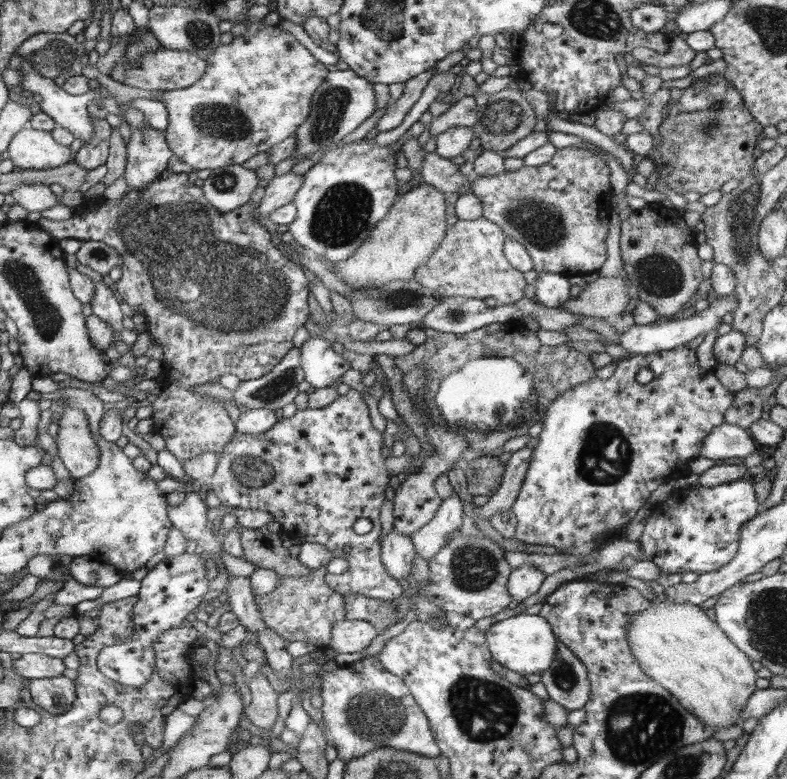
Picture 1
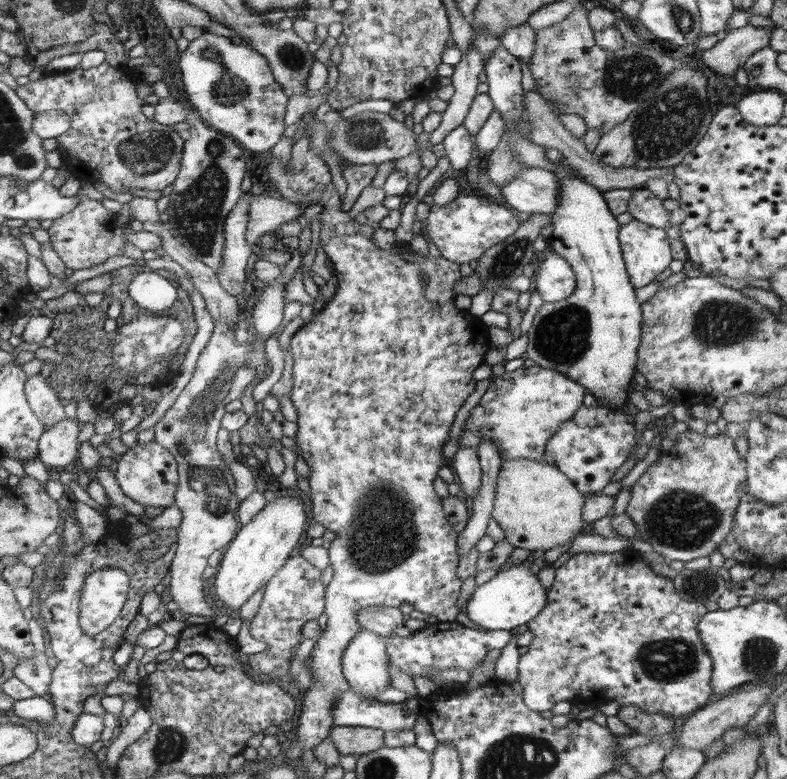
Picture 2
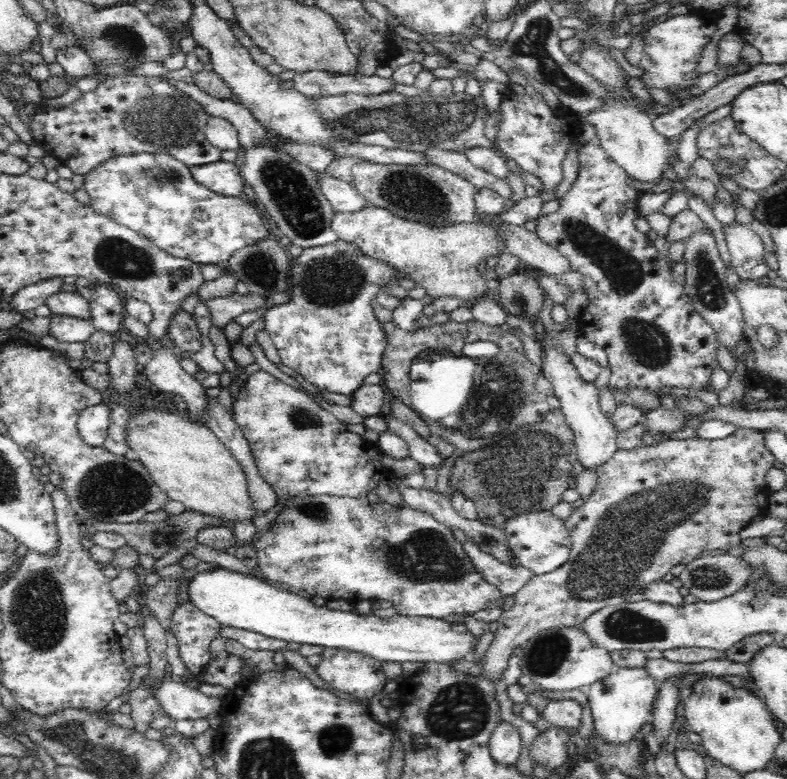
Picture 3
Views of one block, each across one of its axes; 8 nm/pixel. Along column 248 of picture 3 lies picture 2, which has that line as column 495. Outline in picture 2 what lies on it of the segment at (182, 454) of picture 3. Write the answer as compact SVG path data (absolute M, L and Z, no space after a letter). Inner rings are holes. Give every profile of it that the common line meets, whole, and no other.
M527 458L504 459L497 478L496 496L491 516L504 531L506 541L513 547L526 551L552 550L572 543L574 538L584 530L586 518L583 516L584 494L572 479L557 467L546 462L528 460Z

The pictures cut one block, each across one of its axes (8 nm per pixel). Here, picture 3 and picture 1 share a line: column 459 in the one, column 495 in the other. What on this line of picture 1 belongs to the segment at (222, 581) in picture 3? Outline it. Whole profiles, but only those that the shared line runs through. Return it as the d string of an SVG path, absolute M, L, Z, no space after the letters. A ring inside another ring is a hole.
M519 614L506 618L492 624L490 629L485 631L485 635L493 658L521 675L540 674L557 660L557 636L553 634L553 628L550 627L548 620L541 618L540 615Z

